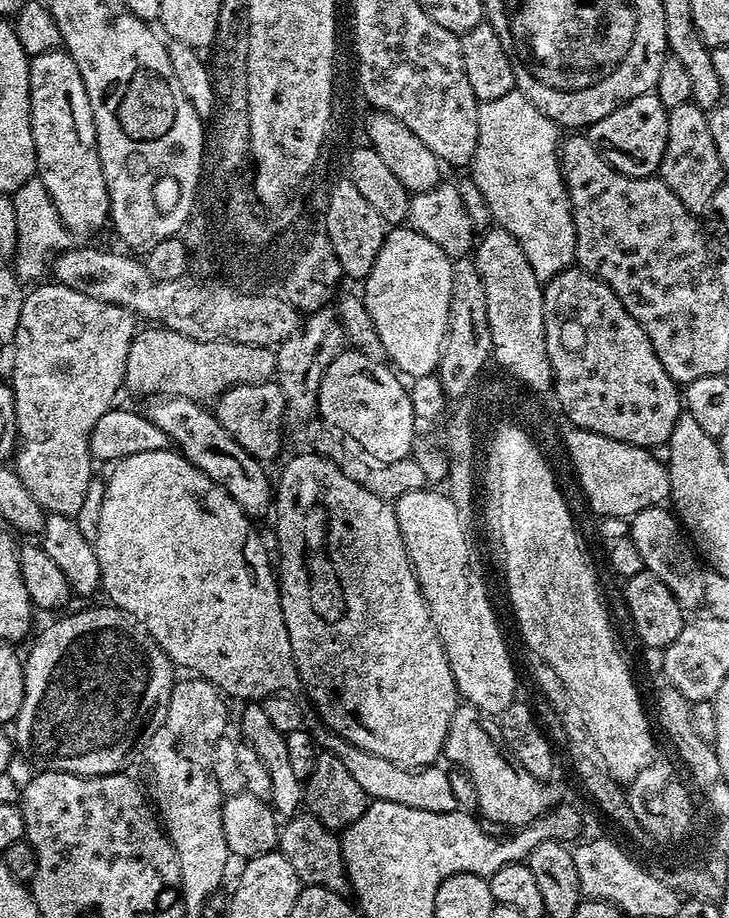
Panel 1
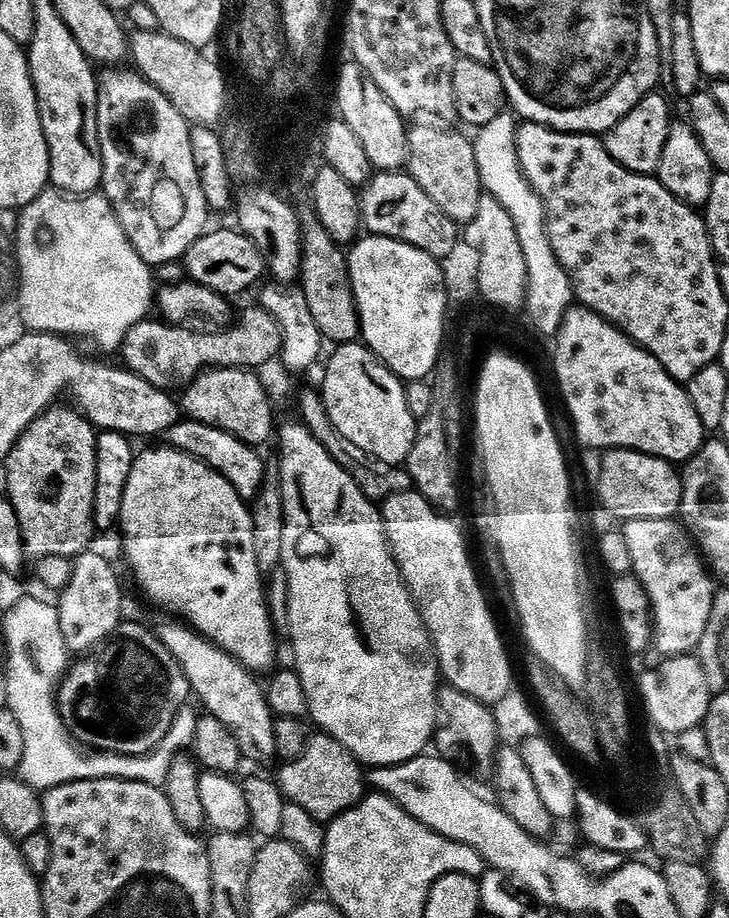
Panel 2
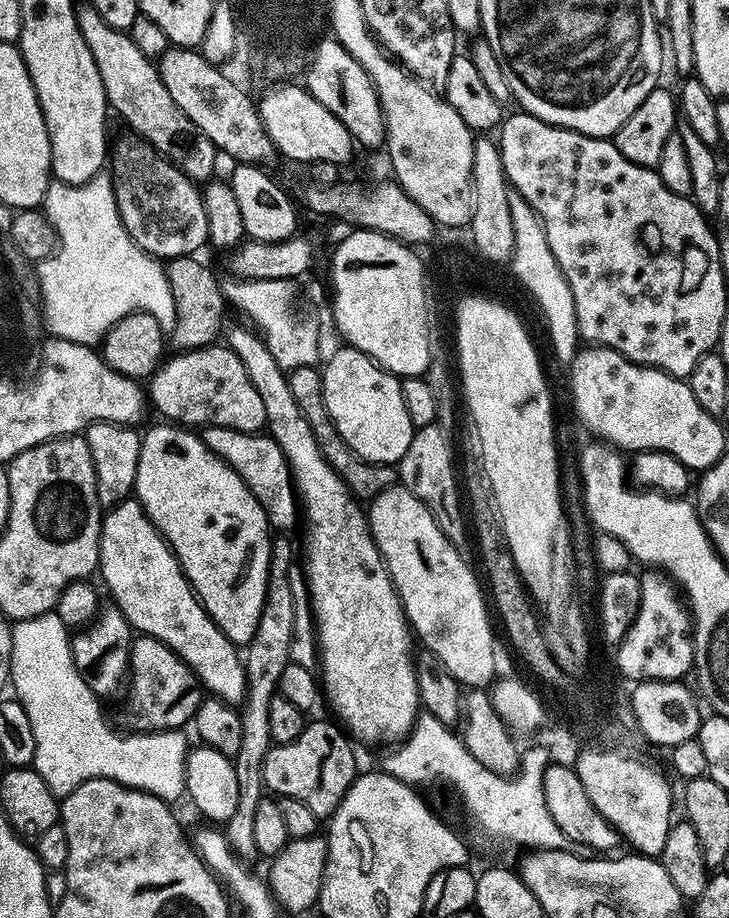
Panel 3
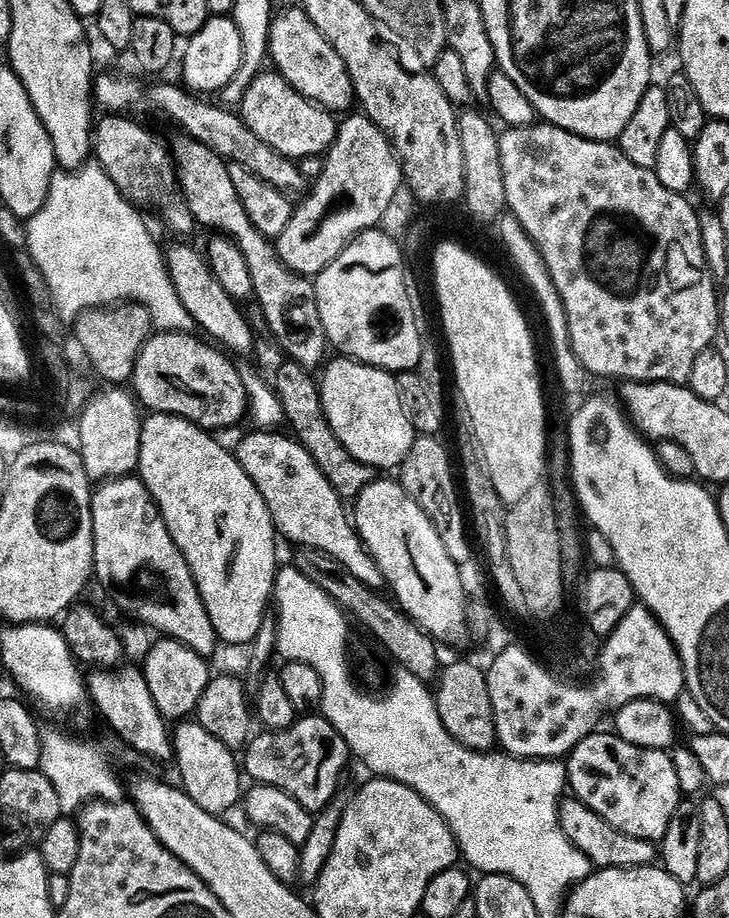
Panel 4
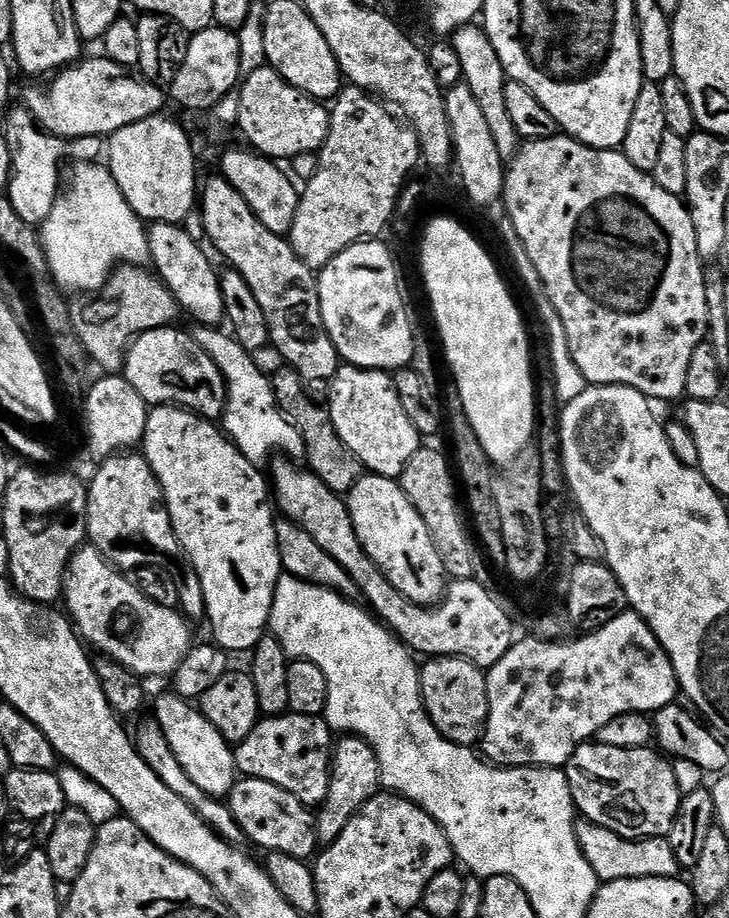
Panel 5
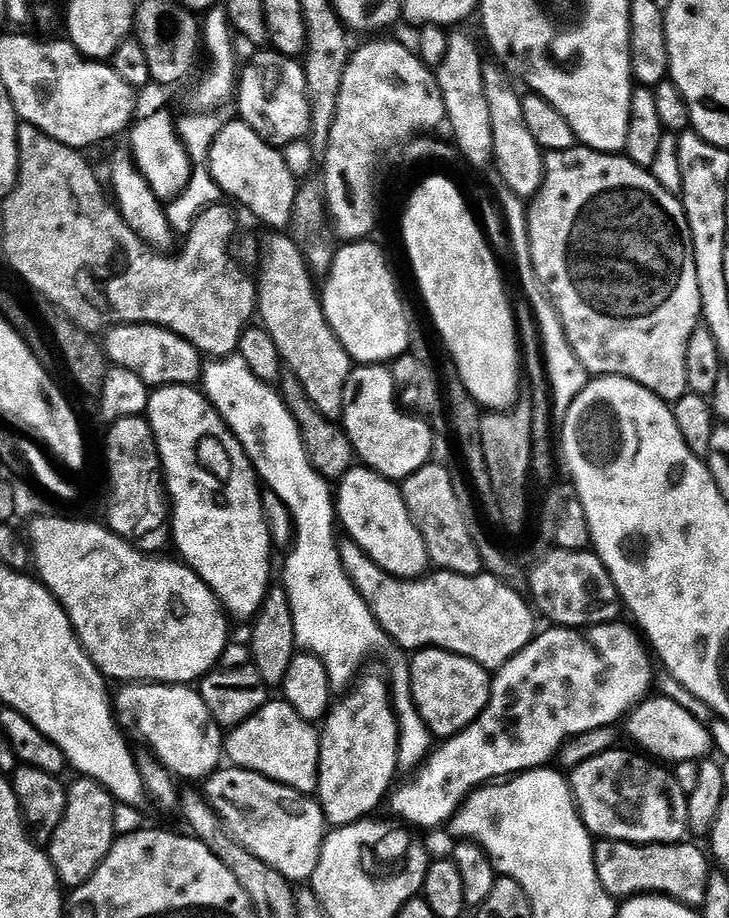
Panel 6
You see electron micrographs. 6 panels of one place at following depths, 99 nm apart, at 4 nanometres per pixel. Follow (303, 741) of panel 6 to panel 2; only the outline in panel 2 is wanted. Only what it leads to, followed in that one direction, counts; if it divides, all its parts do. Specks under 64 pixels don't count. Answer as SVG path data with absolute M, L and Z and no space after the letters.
M327 734L313 735L306 750L297 758L279 765L278 783L280 792L289 804L302 806L306 814L321 822L331 822L346 810L360 803L366 795L366 772L342 742Z

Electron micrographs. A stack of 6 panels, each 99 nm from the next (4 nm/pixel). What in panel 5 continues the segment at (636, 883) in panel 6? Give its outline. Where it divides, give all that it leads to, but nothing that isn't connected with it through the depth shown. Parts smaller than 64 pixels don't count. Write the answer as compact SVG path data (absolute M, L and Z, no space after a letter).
M583 818L577 819L576 838L590 870L594 870L597 881L629 880L630 878L676 878L682 869L671 850L669 841L664 838L646 840L623 840L618 834L602 826L592 824Z

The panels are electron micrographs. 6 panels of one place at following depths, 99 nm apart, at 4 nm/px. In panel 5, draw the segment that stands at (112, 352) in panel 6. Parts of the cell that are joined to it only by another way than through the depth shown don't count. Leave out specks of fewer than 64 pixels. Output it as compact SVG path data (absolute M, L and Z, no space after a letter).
M169 326L137 336L128 345L122 375L148 406L187 408L205 420L219 421L228 406L228 381L221 374L213 353L178 329Z

